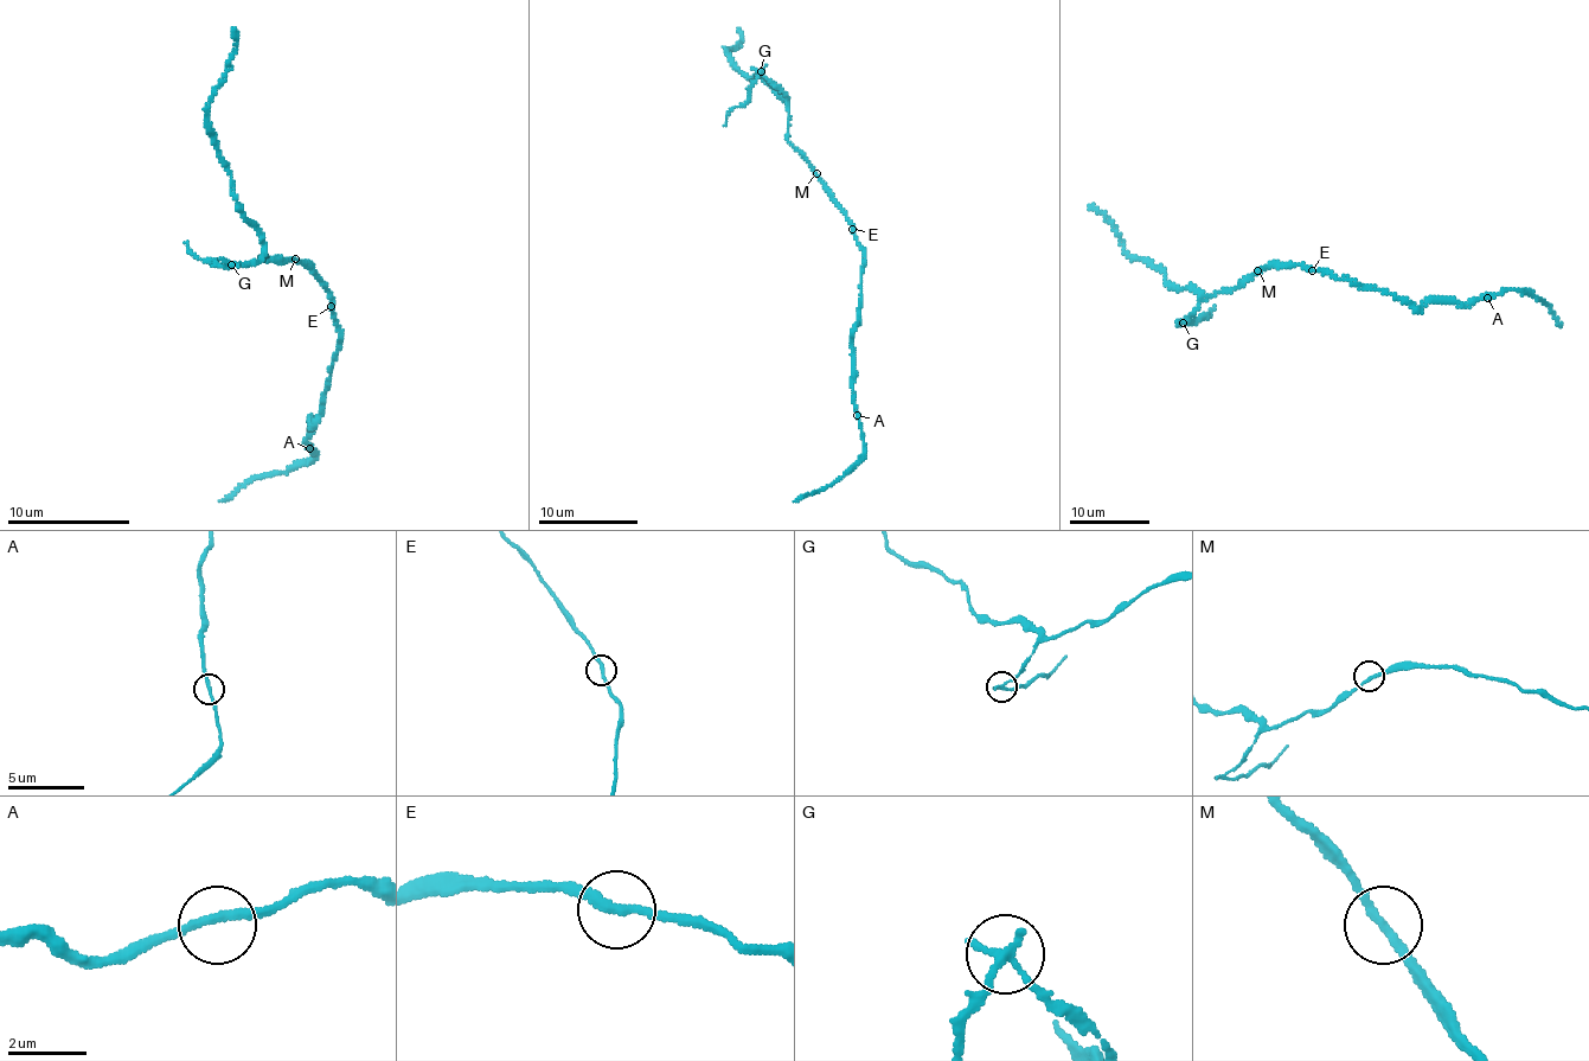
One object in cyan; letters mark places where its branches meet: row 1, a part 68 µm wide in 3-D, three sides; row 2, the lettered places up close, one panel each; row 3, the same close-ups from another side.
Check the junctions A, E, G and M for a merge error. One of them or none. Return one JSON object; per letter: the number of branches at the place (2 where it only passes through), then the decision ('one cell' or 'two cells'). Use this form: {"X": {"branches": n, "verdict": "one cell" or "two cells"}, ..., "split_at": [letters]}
{"A": {"branches": 2, "verdict": "one cell"}, "E": {"branches": 2, "verdict": "one cell"}, "G": {"branches": 2, "verdict": "two cells"}, "M": {"branches": 2, "verdict": "one cell"}, "split_at": ["G"]}

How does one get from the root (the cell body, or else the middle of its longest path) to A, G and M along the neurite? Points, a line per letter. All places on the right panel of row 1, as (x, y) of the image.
A: (1312, 270), (1388, 291), (1417, 310), (1435, 301), (1471, 304), (1487, 298)
G: (1312, 270), (1281, 264), (1257, 270), (1232, 291), (1208, 294), (1181, 321)
M: (1312, 270), (1281, 264), (1257, 270)

